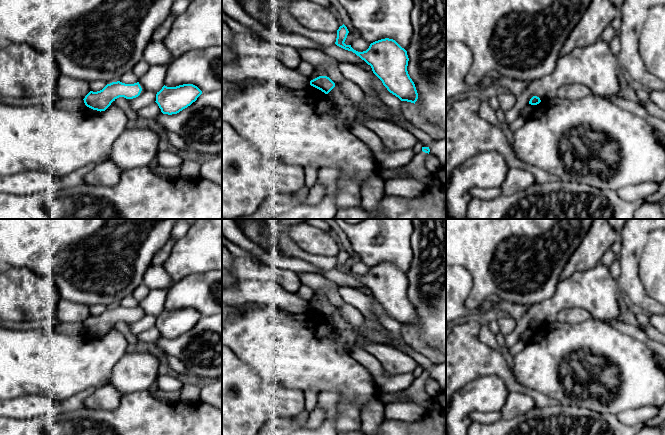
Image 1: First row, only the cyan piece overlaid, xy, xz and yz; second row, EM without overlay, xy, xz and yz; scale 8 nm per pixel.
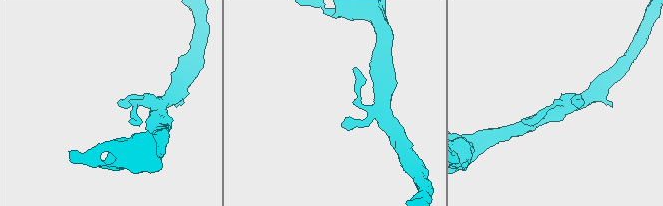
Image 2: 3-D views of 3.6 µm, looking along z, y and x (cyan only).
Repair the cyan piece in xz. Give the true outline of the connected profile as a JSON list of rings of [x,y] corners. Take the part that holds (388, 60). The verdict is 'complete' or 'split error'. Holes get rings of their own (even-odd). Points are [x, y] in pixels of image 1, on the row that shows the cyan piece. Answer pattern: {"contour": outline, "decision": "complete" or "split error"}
{"contour": [[[344,24],[340,26],[337,30],[335,44],[345,50],[352,51],[370,65],[373,73],[390,93],[401,101],[415,104],[418,93],[407,71],[409,61],[407,51],[395,40],[385,38],[371,43],[366,51],[358,52],[351,45],[344,43],[348,33]]], "decision": "complete"}

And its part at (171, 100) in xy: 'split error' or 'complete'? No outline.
complete

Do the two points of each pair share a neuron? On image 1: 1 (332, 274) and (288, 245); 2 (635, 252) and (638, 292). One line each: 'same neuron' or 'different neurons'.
1: different neurons
2: same neuron

